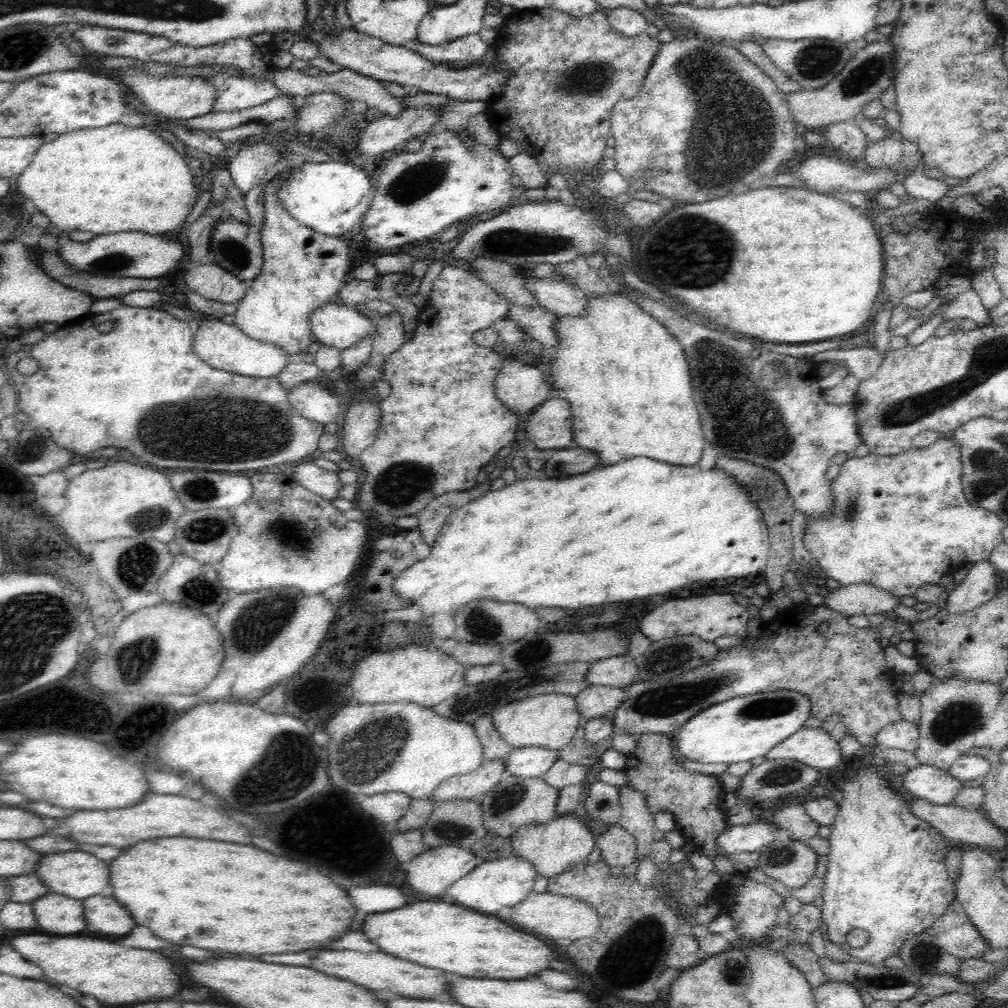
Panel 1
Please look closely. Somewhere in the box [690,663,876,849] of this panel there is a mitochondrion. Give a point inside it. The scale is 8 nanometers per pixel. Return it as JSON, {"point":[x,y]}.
{"point":[771,705]}

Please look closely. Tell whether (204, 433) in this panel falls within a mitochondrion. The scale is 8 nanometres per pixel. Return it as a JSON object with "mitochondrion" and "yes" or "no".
{"mitochondrion":"yes"}

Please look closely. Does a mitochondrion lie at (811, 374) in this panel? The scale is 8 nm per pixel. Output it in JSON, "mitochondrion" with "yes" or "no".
{"mitochondrion":"no"}

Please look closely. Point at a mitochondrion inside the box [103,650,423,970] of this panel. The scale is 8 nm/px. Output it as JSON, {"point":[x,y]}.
{"point":[374,747]}

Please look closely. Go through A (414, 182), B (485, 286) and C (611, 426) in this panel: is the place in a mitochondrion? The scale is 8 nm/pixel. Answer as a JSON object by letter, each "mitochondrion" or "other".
{"A":"mitochondrion","B":"other","C":"other"}

